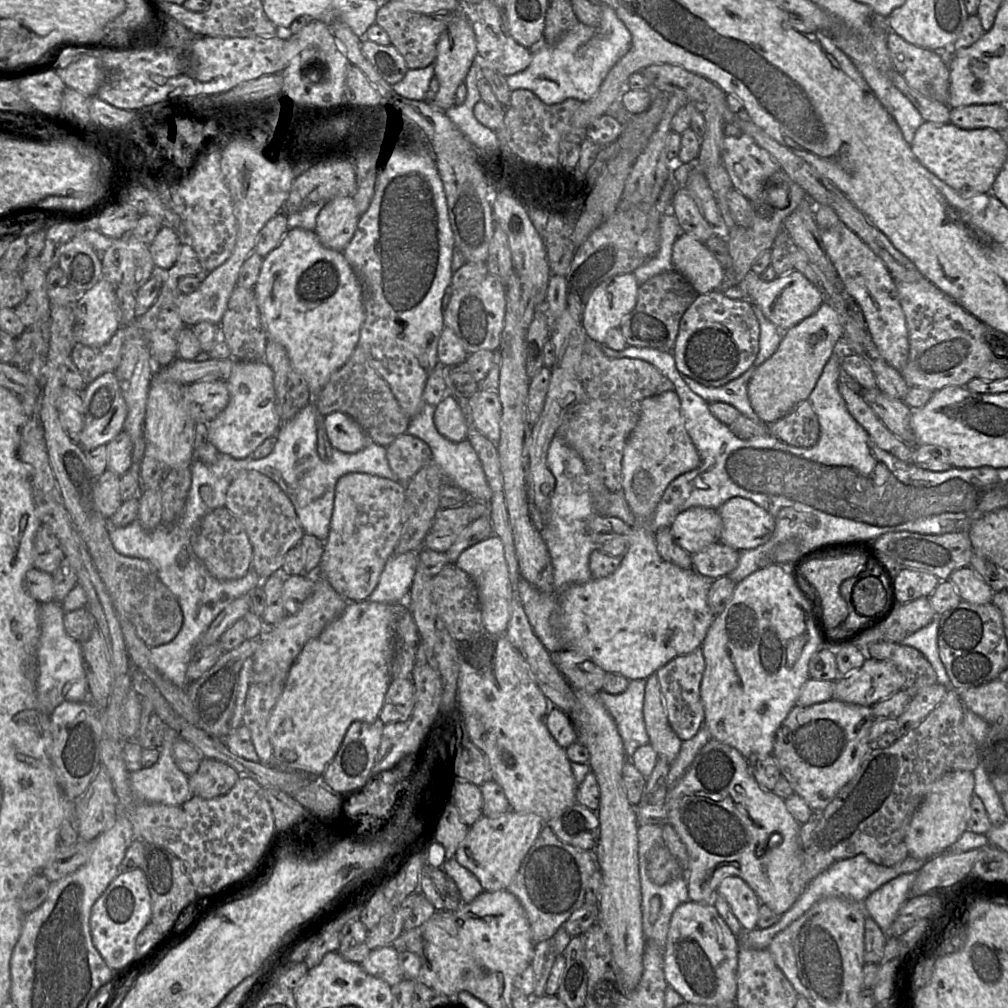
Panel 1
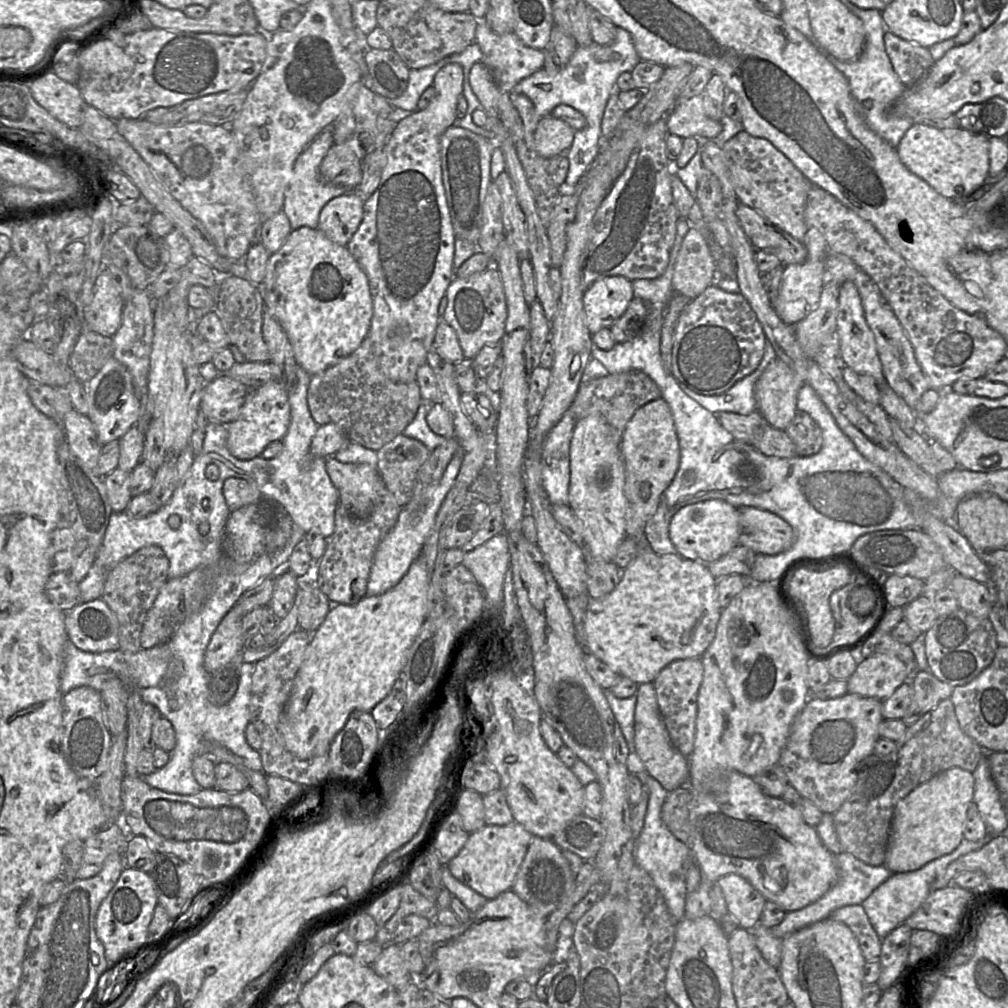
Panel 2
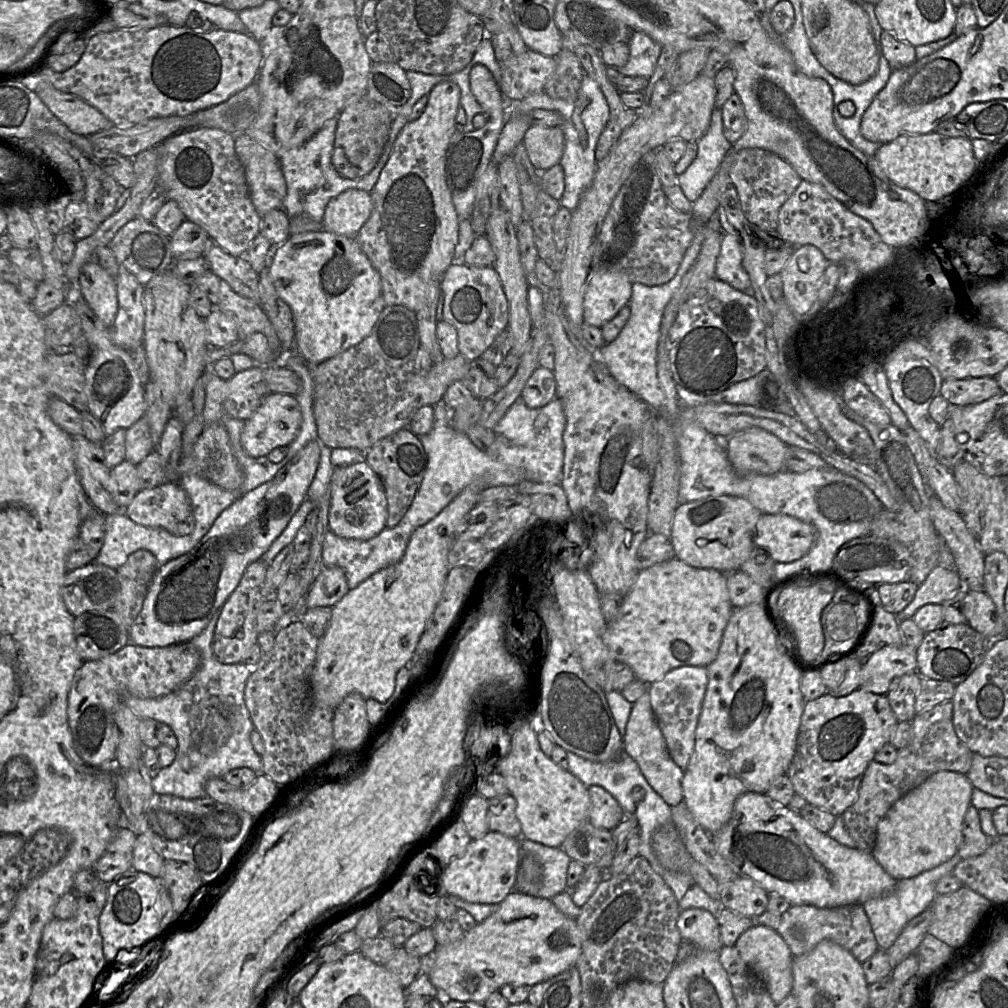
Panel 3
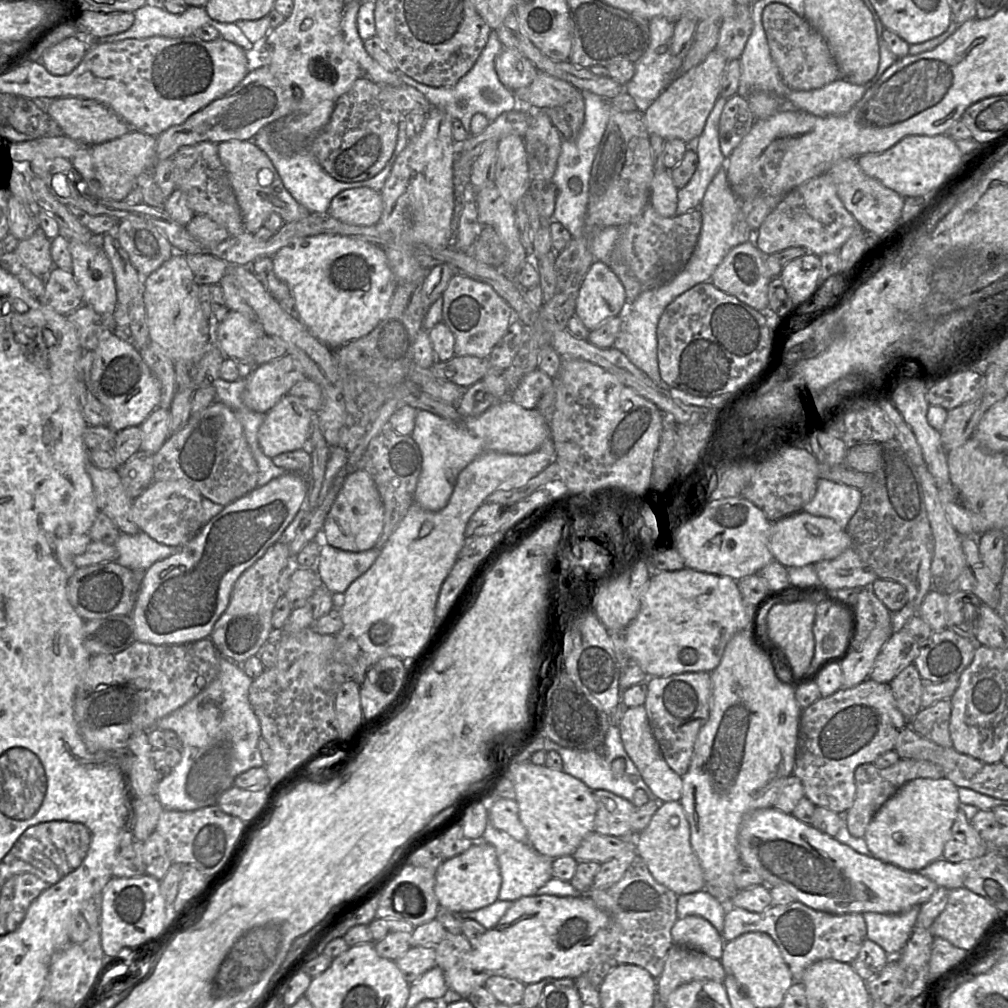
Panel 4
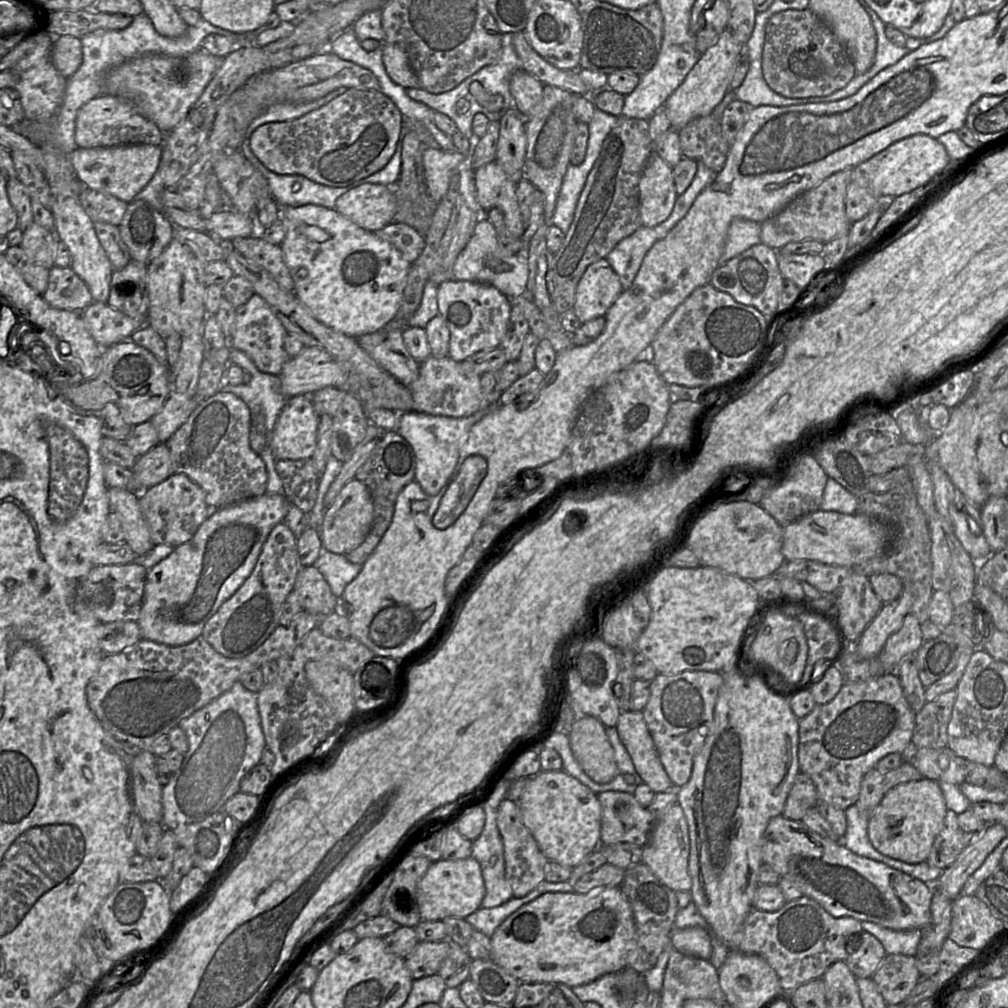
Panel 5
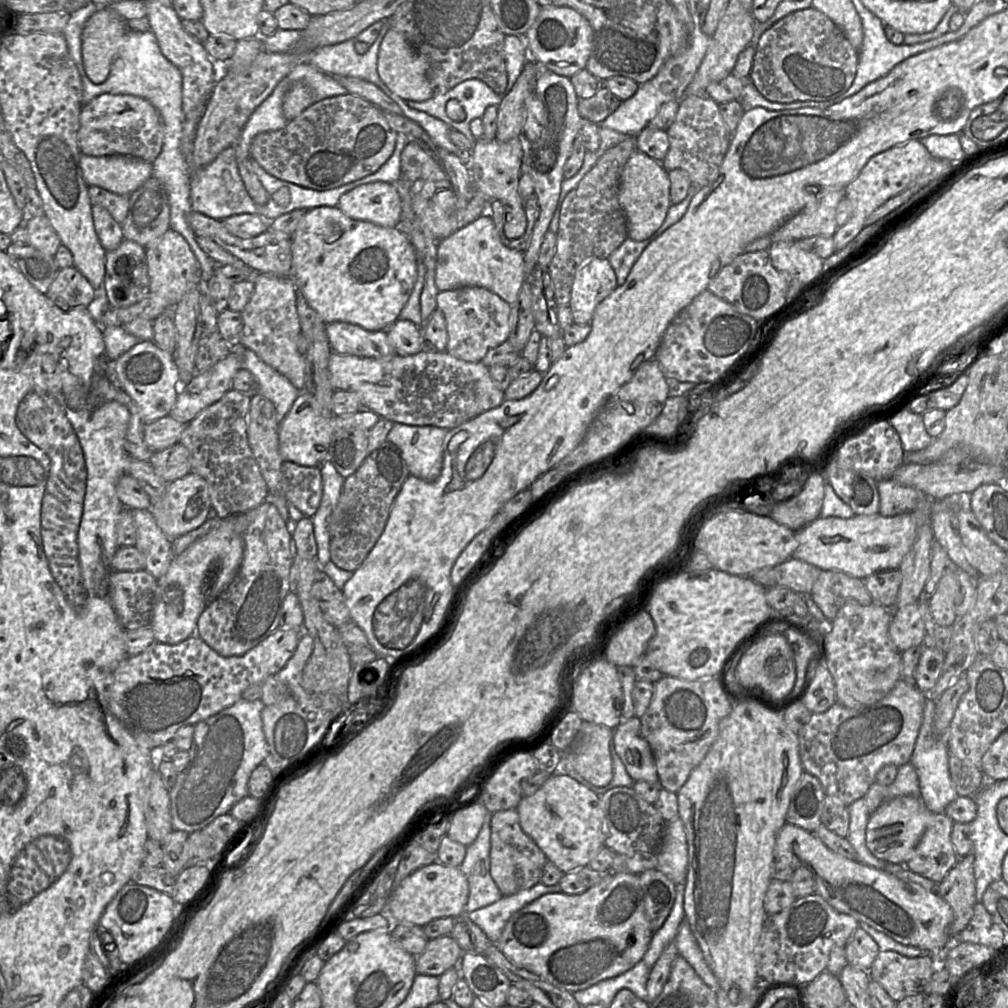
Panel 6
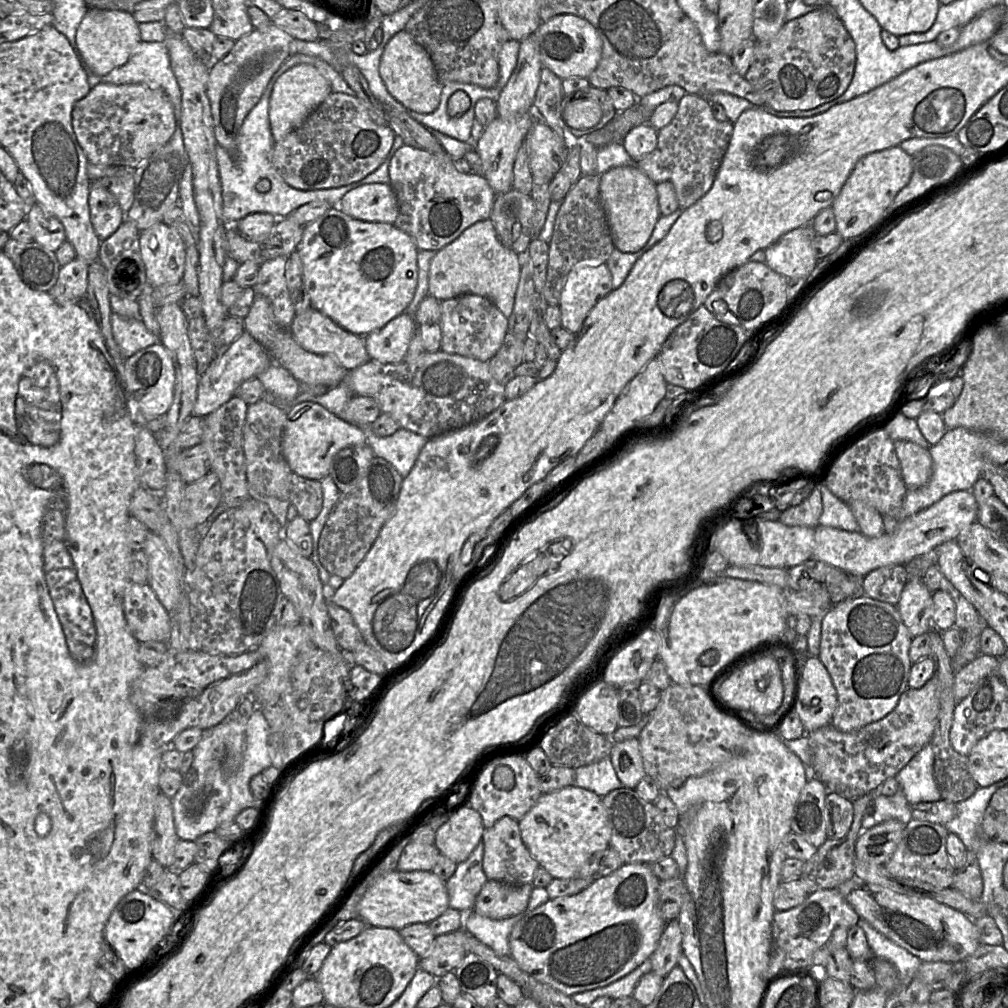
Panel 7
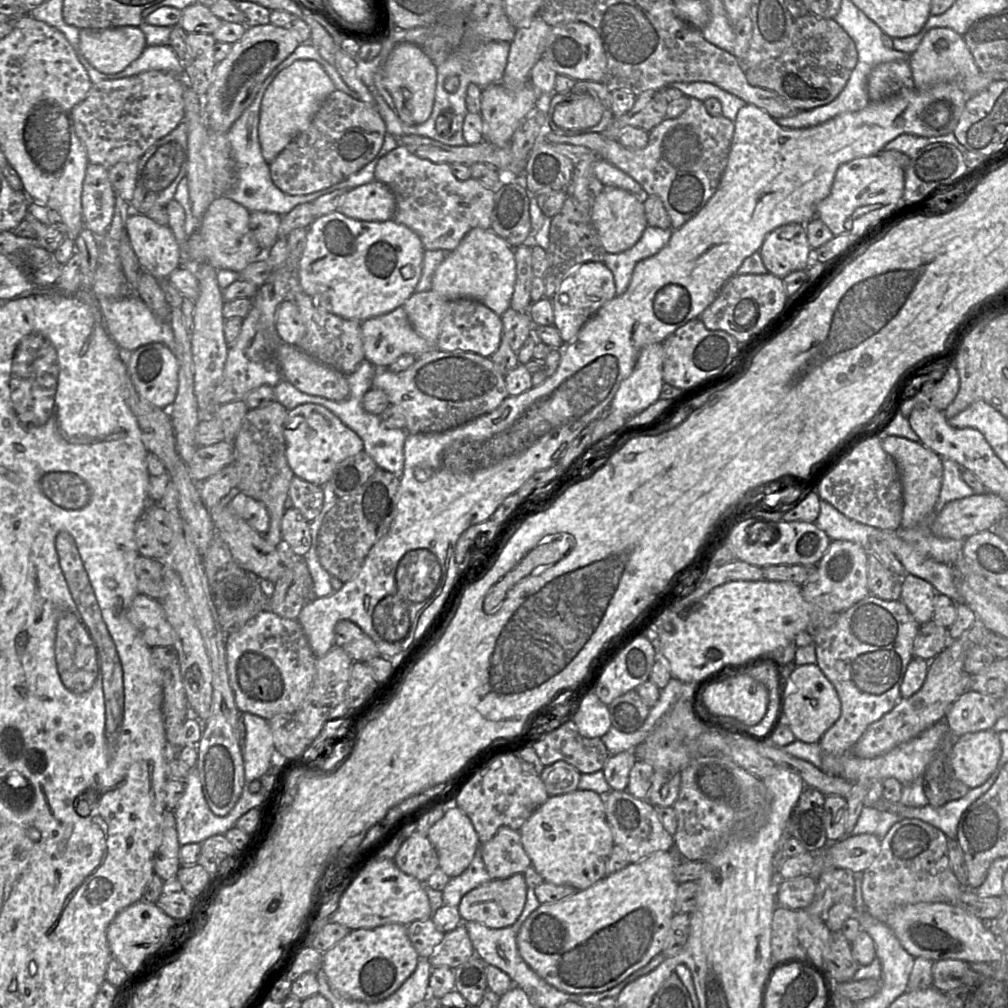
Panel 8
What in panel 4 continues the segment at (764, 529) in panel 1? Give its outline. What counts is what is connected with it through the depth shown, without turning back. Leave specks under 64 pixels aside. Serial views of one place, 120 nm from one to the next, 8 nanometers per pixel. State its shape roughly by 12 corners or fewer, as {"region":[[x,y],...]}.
{"region":[[800,511],[771,525],[770,550],[786,568],[834,559],[846,529]]}

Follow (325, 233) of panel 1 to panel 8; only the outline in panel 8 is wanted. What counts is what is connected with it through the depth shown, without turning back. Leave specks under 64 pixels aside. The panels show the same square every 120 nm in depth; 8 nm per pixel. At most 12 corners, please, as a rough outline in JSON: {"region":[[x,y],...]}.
{"region":[[375,180],[350,189],[338,210],[358,221],[395,217],[396,198]]}

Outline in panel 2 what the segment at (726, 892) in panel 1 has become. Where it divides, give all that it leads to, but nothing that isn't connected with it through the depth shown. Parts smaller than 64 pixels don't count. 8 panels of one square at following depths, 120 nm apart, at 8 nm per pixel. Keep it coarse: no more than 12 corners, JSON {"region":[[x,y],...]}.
{"region":[[745,878],[717,880],[739,927],[760,923],[767,900]]}

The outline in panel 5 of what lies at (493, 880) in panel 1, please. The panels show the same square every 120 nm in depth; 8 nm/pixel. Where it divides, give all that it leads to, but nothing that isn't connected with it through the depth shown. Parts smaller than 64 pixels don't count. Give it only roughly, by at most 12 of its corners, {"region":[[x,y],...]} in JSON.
{"region":[[472,857],[432,862],[416,886],[422,921],[465,919],[485,885]]}

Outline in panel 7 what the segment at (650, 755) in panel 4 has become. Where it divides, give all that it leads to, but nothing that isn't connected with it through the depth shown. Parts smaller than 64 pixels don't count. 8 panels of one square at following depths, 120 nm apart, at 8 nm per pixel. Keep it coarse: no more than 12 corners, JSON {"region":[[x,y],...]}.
{"region":[[638,738],[614,744],[617,777],[635,789],[646,776]]}

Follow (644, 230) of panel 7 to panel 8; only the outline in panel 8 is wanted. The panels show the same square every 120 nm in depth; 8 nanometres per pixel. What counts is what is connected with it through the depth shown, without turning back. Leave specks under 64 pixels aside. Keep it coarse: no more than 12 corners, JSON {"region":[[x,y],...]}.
{"region":[[604,186],[592,222],[608,254],[648,226],[644,199]]}

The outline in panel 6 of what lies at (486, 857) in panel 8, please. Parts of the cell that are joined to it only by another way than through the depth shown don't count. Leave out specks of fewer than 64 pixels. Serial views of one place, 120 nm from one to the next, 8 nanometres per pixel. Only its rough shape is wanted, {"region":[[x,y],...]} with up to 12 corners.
{"region":[[516,809],[493,813],[490,874],[503,896],[540,882],[548,859]]}

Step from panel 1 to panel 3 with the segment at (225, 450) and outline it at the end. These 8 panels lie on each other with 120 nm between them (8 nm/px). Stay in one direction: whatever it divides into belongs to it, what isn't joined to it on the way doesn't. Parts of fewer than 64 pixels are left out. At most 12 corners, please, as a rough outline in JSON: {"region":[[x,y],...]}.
{"region":[[271,392],[244,422],[248,455],[267,456],[296,439],[294,396]]}

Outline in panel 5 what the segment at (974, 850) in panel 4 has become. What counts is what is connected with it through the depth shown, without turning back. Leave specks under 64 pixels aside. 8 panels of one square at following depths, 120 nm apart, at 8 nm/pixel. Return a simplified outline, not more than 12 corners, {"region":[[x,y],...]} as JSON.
{"region":[[947,811],[926,862],[943,870],[965,849],[958,814]]}

